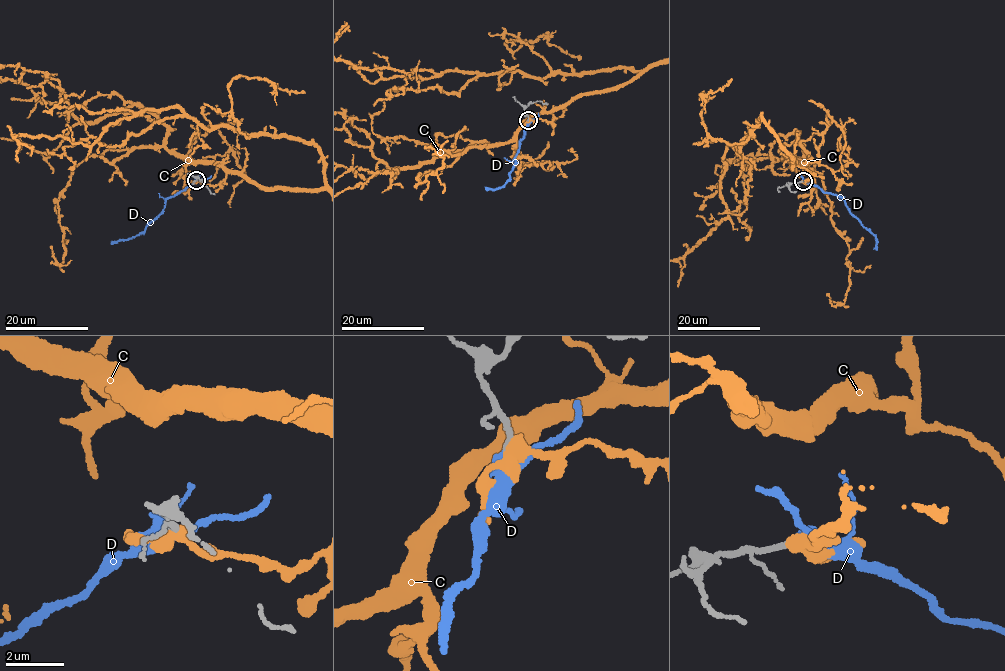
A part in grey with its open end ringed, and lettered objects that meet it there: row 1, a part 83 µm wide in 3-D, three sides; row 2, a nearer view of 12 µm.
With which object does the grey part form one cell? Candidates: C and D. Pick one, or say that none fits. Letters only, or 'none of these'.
D

